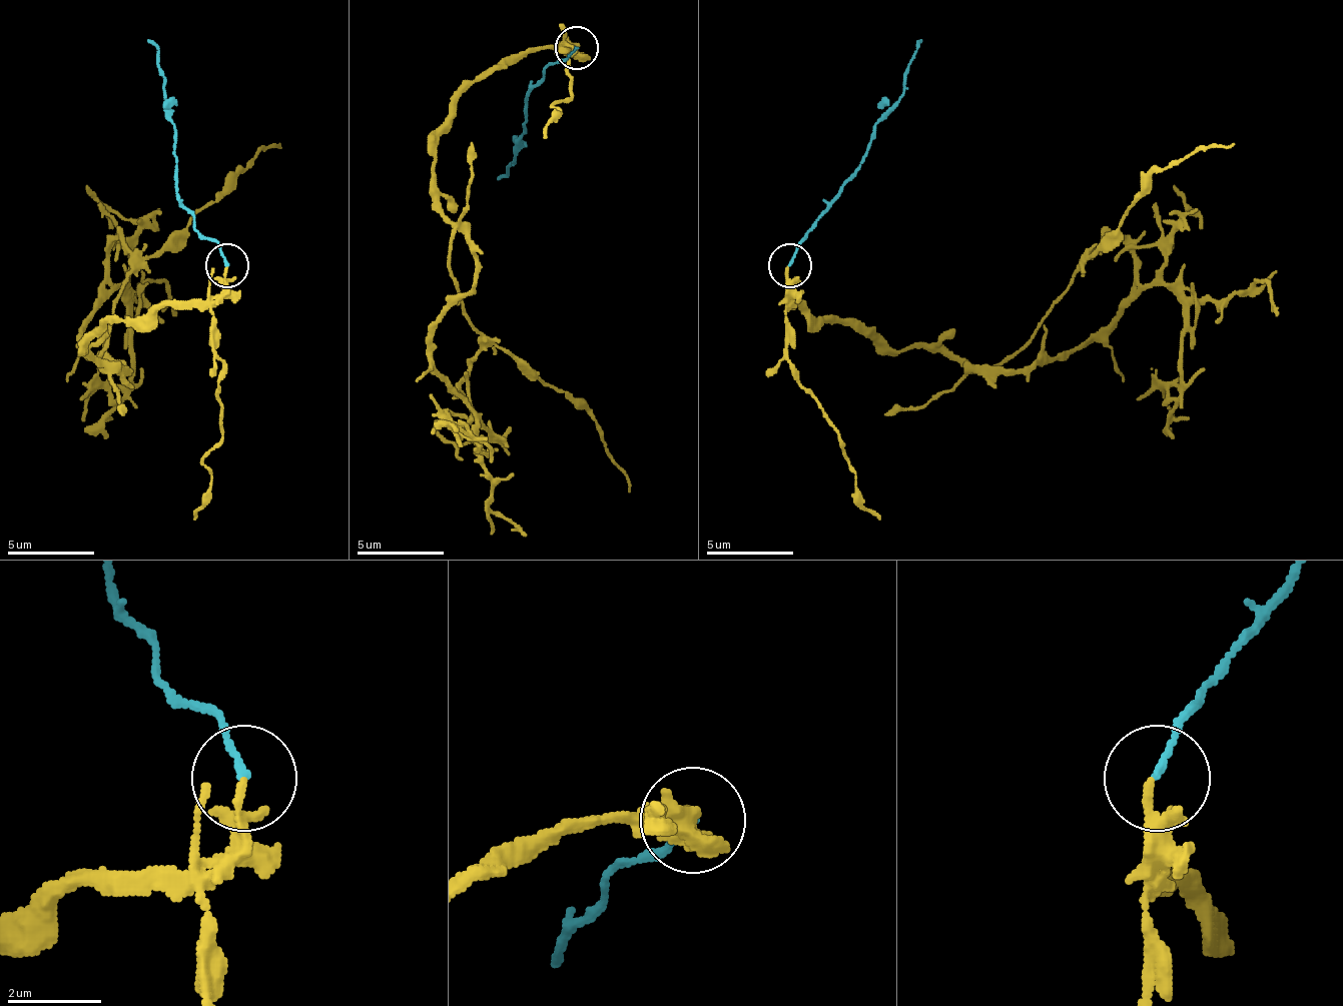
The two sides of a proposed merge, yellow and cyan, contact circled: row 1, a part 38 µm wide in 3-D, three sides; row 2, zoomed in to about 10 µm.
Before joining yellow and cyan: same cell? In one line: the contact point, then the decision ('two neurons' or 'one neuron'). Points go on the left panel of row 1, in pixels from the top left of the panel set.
(227, 265) | two neurons

